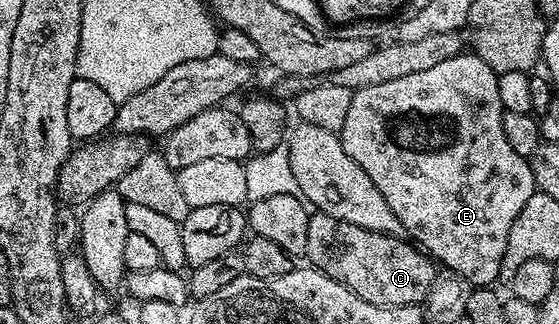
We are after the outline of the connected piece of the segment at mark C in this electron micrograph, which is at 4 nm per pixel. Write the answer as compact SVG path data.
M320 213L310 214L305 255L318 271L380 307L424 304L438 272L434 260L408 238L359 229L359 225L347 225L347 221Z

